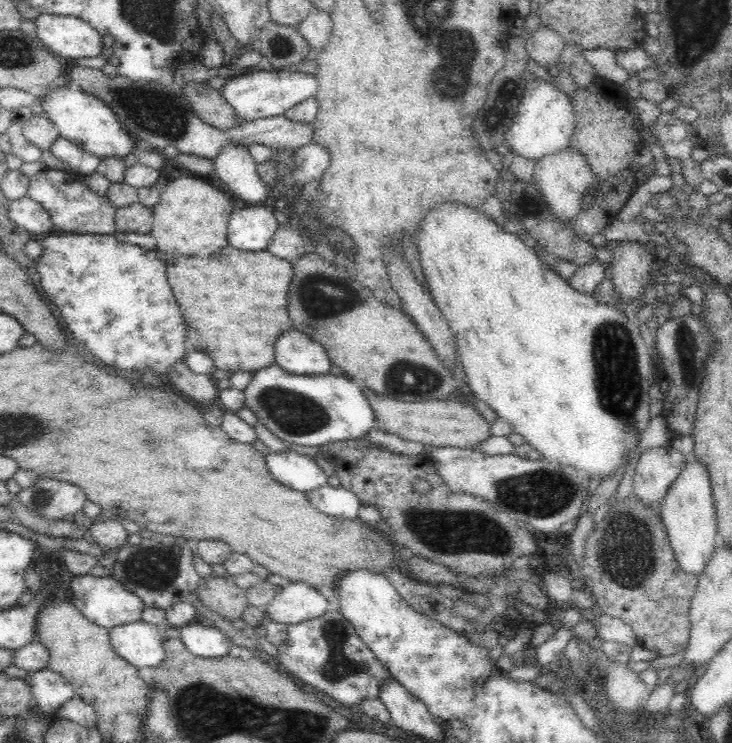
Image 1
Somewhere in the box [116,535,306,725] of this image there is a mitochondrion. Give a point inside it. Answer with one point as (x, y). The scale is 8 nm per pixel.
(150, 571)

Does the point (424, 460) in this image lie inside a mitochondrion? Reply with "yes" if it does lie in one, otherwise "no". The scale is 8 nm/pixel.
no

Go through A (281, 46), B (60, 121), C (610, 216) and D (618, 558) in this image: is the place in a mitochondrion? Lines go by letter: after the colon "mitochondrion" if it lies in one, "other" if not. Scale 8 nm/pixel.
A: mitochondrion
B: other
C: other
D: mitochondrion

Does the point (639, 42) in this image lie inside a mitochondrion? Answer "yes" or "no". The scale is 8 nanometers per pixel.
no

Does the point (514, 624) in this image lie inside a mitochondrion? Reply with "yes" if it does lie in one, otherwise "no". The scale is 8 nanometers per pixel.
no

